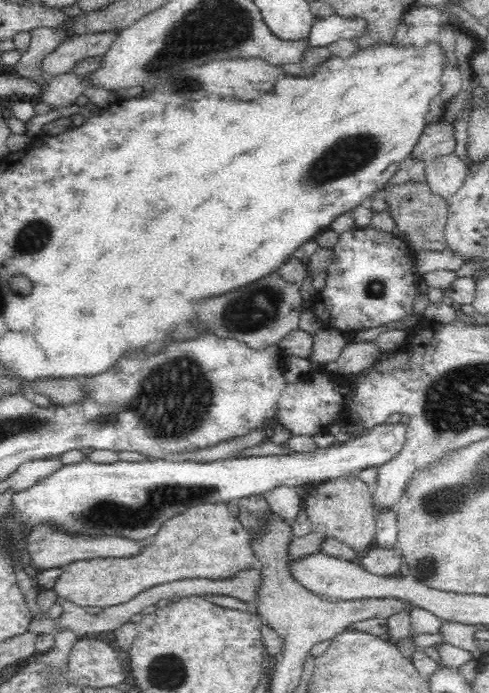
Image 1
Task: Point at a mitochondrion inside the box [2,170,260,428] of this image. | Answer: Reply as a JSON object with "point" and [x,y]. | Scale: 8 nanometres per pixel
{"point":[33,238]}

